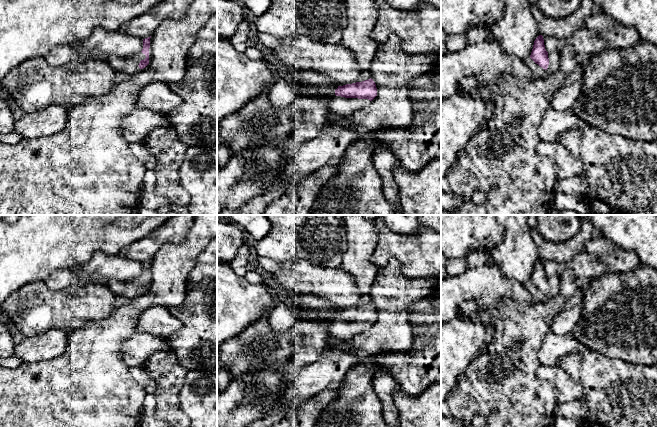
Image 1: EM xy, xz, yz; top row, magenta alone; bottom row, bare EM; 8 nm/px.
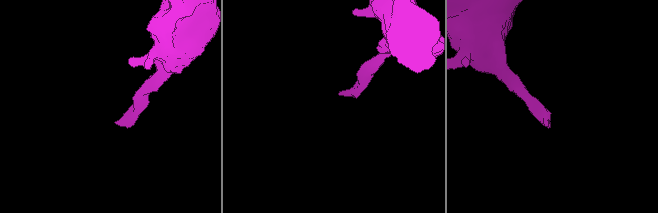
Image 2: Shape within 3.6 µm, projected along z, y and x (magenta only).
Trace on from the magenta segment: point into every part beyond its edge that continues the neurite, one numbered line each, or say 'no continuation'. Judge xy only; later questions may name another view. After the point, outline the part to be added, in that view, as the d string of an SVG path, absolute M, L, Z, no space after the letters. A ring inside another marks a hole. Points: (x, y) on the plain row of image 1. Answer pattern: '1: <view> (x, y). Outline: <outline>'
1: xy (129, 287). Outline: M142 276L128 278L128 279L116 279L112 278L107 280L105 283L117 296L126 296L130 299L140 294L139 287L141 284L146 282Z

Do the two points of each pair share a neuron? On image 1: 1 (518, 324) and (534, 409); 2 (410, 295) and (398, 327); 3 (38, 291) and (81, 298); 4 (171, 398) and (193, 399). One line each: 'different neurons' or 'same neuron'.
1: same neuron
2: same neuron
3: same neuron
4: different neurons

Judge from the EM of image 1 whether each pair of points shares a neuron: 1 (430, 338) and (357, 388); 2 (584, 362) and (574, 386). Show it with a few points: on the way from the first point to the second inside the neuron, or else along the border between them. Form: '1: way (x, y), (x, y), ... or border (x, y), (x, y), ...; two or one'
1: way (409, 359), (407, 361), (373, 361), (367, 367); one
2: border (556, 367), (579, 381), (582, 394), (578, 400); two

